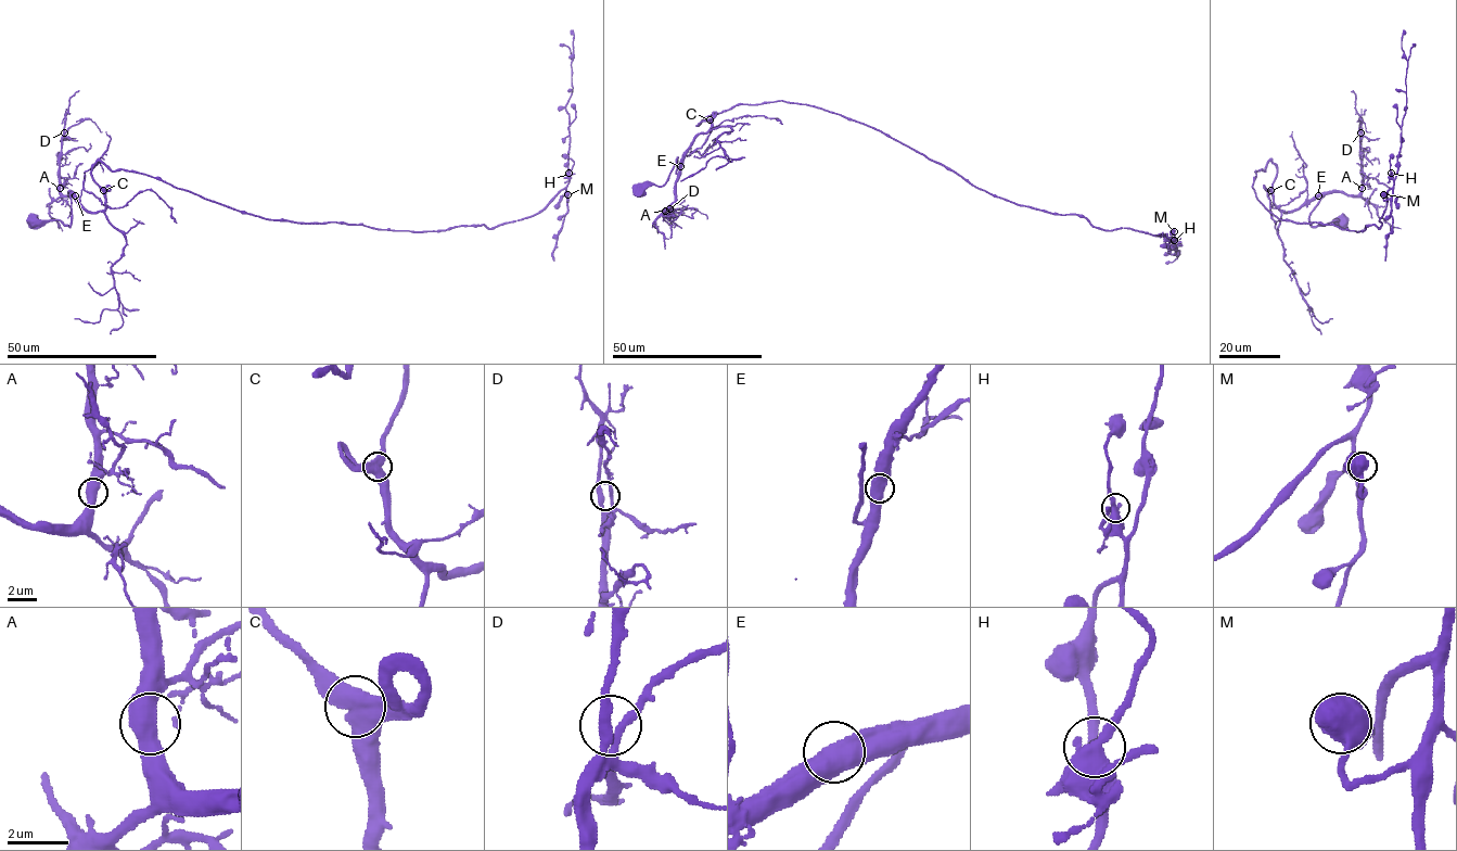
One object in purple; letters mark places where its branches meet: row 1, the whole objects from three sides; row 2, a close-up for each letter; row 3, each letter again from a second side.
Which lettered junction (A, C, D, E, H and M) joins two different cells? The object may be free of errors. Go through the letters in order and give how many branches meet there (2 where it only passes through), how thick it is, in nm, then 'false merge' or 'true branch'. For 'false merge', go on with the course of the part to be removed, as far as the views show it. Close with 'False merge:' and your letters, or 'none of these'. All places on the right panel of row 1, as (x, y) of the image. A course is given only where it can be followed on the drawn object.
A: 2 branches meet; 550 nm thick; true branch
C: 3 branches meet; 480 nm thick; true branch
D: 2 branches meet; 320 nm thick; true branch
E: 2 branches meet; 650 nm thick; true branch
H: 2 branches meet; 550 nm thick; true branch
M: 2 branches meet; 600 nm thick; true branch
False merge: none of these

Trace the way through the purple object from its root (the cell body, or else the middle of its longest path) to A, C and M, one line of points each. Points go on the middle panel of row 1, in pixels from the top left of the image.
A: (639, 191), (644, 186), (662, 186), (677, 157), (675, 200), (665, 211)
C: (639, 191), (644, 186), (662, 186), (677, 157), (676, 173), (679, 170), (692, 140), (711, 127), (710, 119)
M: (639, 191), (677, 157), (679, 170), (706, 117), (783, 100), (1015, 203), (1174, 231)

